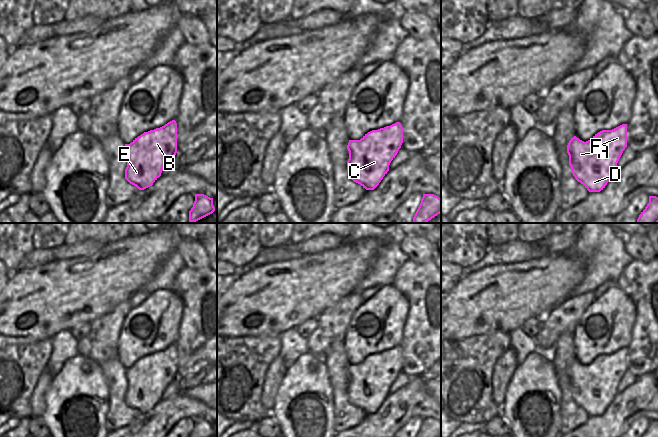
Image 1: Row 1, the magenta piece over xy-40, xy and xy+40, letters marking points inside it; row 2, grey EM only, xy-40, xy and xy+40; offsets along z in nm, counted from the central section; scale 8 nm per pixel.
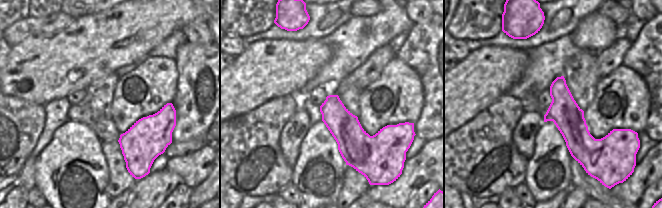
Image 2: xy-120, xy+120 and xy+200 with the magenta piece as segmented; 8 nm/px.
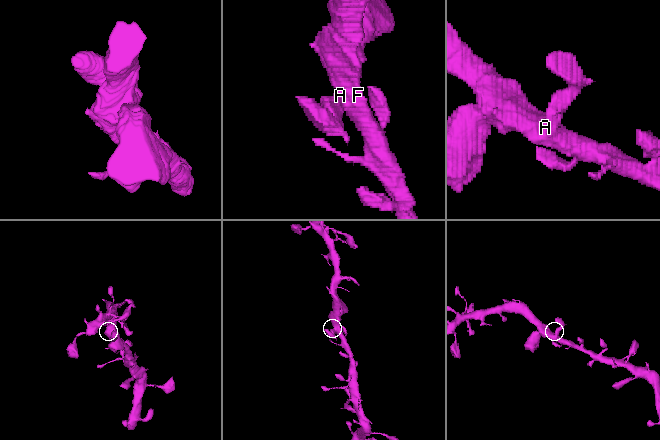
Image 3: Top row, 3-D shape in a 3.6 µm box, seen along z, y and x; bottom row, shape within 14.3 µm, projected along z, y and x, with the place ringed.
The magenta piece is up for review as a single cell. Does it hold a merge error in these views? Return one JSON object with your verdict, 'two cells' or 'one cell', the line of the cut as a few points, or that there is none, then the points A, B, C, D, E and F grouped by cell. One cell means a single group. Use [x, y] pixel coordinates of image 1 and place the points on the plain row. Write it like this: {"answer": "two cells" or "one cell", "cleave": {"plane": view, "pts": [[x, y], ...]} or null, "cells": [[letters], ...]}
{"answer": "one cell", "cleave": null, "cells": [["A", "B", "C", "D", "E", "F"]]}

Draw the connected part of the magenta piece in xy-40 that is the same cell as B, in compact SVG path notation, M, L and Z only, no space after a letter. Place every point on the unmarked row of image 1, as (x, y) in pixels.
M172 344L160 352L144 356L130 368L125 368L127 391L125 403L139 414L144 414L153 409L161 400L163 391L177 377L177 347Z

